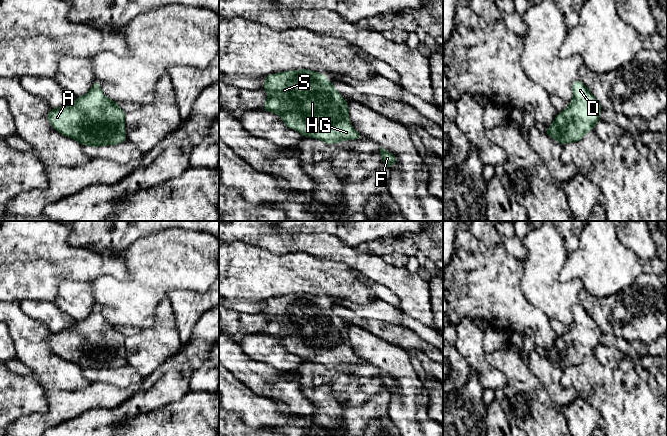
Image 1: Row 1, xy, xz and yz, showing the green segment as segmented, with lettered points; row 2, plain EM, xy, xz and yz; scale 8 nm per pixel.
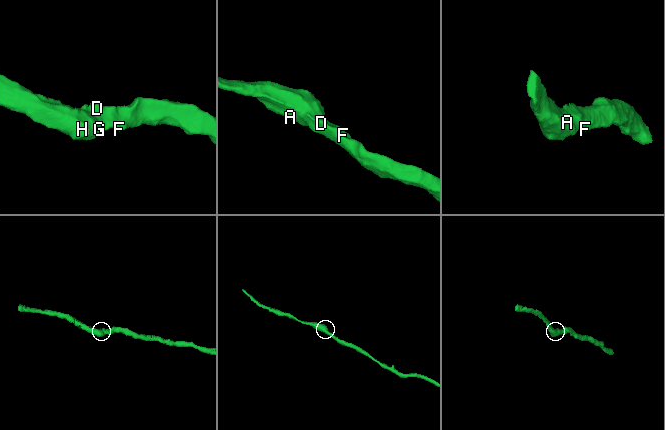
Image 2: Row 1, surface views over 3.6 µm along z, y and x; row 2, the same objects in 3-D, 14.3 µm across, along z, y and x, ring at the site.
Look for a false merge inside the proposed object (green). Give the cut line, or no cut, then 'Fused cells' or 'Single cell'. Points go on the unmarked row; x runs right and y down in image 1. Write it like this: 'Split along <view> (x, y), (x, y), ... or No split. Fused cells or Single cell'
No split. Single cell

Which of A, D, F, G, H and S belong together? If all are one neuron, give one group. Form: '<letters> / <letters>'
A D F G H S

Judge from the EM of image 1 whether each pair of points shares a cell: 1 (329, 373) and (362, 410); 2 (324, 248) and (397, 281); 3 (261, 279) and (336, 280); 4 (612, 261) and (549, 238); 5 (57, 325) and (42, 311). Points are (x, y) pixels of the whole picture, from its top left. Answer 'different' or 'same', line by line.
1: different
2: same
3: same
4: different
5: same

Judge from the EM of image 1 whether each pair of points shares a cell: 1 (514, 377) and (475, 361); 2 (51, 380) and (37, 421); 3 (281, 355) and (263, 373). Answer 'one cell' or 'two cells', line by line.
1: two cells
2: two cells
3: two cells

